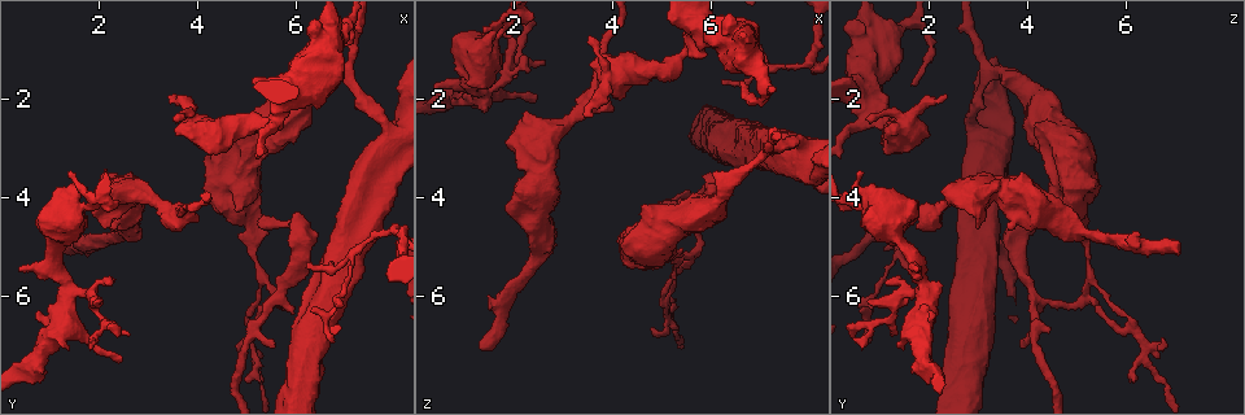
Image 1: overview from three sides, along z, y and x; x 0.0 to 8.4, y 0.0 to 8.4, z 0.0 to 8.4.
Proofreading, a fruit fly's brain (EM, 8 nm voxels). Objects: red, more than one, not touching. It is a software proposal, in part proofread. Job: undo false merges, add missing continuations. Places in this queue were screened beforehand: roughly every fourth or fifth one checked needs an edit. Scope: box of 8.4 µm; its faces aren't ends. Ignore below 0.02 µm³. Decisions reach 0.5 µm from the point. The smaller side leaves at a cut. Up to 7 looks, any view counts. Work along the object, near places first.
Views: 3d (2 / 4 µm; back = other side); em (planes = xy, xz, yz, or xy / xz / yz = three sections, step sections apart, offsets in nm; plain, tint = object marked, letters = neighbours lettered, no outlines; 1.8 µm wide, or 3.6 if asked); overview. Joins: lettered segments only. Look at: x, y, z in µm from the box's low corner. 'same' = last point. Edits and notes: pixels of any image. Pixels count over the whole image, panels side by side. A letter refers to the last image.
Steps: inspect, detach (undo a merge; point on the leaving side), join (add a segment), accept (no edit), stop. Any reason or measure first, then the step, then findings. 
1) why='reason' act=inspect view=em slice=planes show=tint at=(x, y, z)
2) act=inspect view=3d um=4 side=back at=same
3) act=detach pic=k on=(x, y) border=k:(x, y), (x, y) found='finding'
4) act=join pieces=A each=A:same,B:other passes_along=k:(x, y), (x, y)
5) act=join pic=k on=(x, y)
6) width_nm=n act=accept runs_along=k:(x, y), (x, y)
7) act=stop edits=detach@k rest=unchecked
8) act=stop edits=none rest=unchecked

why='abrupt turn' act=inspect view=3d um=2 at=(7.95, 4.70, 1.30)

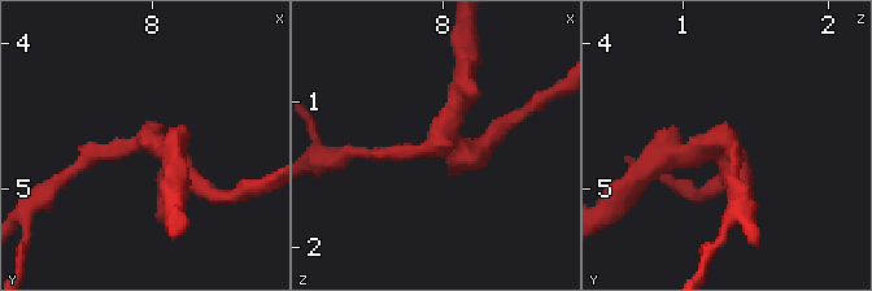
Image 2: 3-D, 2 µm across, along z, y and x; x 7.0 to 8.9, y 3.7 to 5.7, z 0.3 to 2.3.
why='now the EM' act=inspect view=em slice=yz step=4 show=tint at=(7.96, 4.66, 1.26)

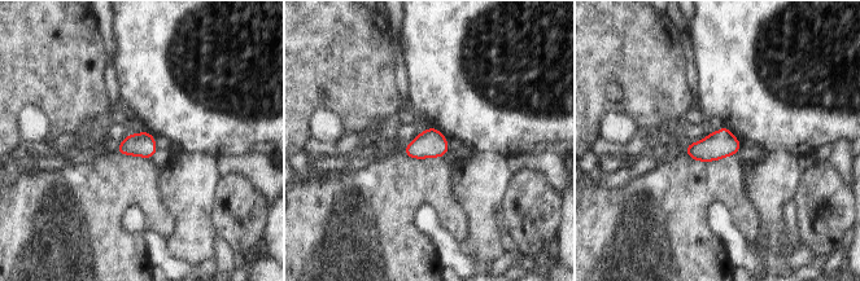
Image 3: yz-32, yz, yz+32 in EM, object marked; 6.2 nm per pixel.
act=inspect view=em slice=planes show=letters at=same

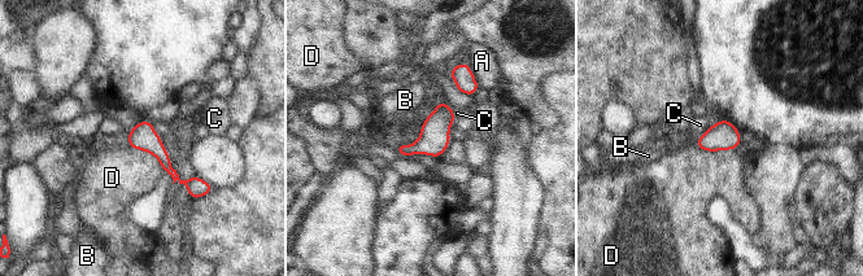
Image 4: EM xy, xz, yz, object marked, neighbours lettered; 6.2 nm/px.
act=accept each=A:other,B:other,C:other,D:other runs_along=4:(131, 134), (144, 138), (181, 182), (200, 187) found='continuous, no second neuron'

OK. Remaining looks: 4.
why='thick turns thin' act=inspect view=em um=3.6 slice=yz step=8 show=tint at=(4.65, 3.60, 4.90)

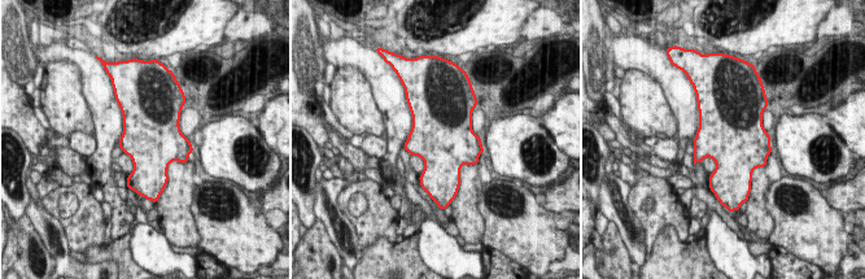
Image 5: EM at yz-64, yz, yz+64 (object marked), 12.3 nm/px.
act=inspect view=em um=3.6 slice=yz step=8 show=letters at=same

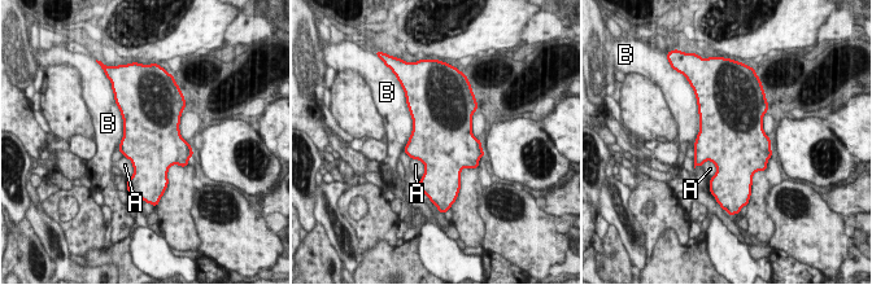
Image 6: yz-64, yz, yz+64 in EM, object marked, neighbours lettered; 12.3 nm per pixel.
act=accept each=A:other,B:other border=6:(117, 106), (122, 119), (118, 149) found='one neuron here'

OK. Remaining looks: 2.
why='three-way junction' act=inspect view=em um=3.6 slice=yz step=8 show=tint at=(5.50, 5.85, 5.20)

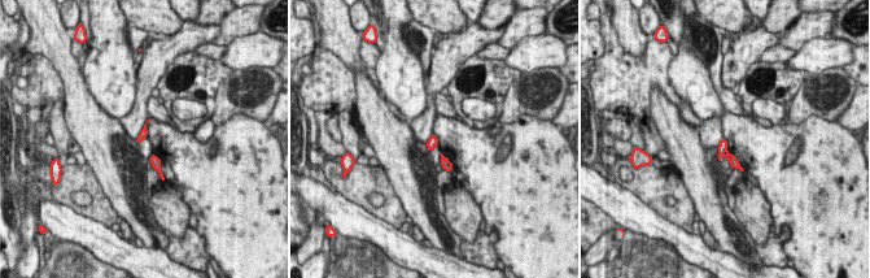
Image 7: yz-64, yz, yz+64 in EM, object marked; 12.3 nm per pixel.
act=inspect view=em um=3.6 slice=xy step=16 show=letters at=same

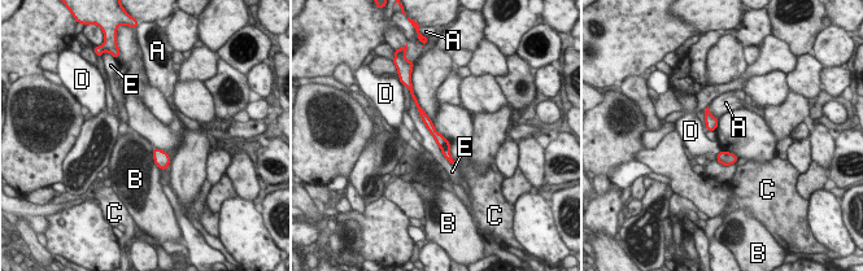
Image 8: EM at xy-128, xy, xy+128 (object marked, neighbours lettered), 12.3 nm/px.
act=detach pic=8 on=(447, 152) each=A:other,B:other,C:other,D:other,E:other border=8:(449, 147), (441, 151) found='two neurons meet here'

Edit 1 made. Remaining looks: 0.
act=stop edits=detach@8 rest=unchecked

